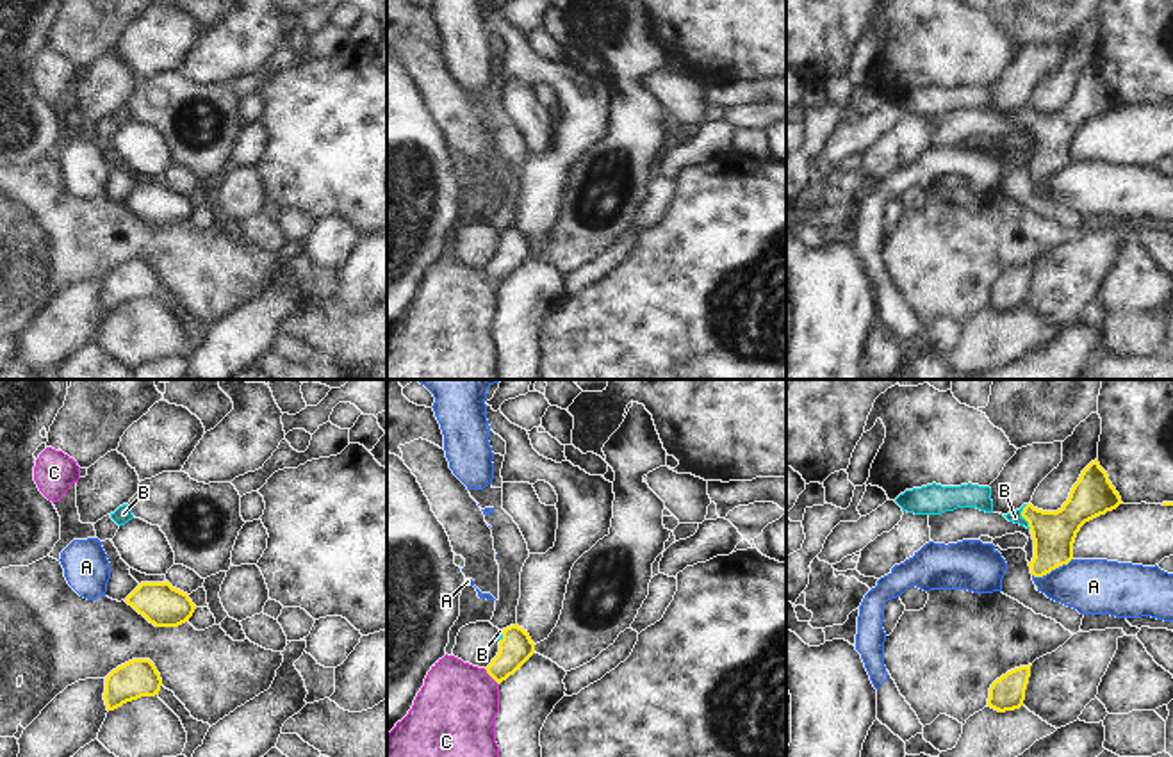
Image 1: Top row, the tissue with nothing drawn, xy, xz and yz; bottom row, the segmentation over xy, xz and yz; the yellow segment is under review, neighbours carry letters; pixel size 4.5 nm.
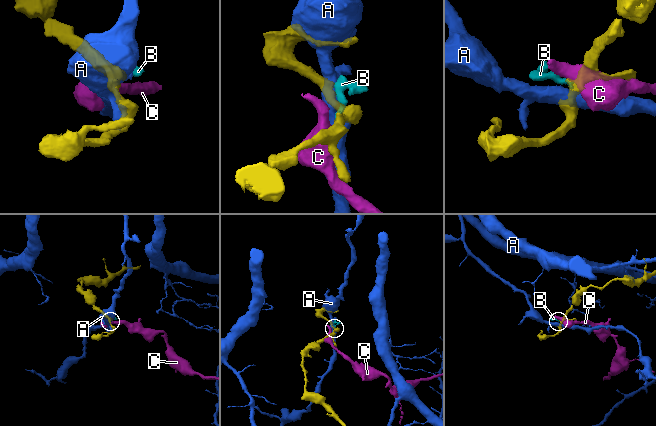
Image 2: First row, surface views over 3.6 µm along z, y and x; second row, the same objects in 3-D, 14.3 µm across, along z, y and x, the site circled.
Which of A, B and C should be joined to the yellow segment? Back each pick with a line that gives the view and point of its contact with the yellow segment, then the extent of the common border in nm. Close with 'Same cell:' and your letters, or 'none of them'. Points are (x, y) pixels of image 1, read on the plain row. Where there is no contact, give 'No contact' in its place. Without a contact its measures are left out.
B: Touches yellow at yz (1022, 116). Shared border 110 nm
Same cell: B.

